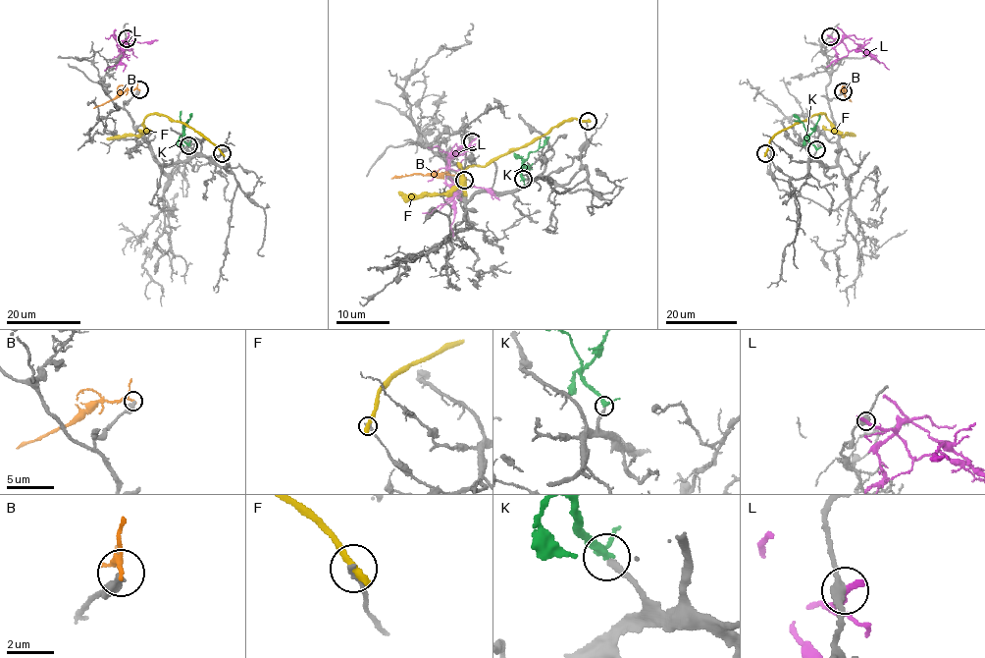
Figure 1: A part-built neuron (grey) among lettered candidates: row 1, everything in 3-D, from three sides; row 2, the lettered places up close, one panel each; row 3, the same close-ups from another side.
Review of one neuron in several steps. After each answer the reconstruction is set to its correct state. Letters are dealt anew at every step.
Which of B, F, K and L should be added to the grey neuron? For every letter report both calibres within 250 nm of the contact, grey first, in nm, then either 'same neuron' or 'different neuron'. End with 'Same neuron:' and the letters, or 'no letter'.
B: calibres 400 and 170 nm; different neuron
F: calibres 220 and 420 nm; different neuron
K: calibres 240 and 280 nm; same neuron
L: calibres 400 and 240 nm; different neuron
Same neuron: K

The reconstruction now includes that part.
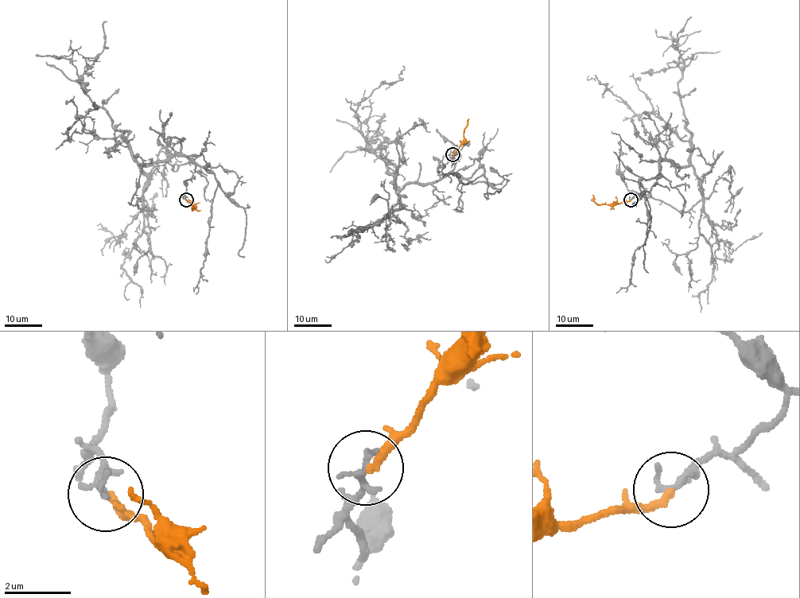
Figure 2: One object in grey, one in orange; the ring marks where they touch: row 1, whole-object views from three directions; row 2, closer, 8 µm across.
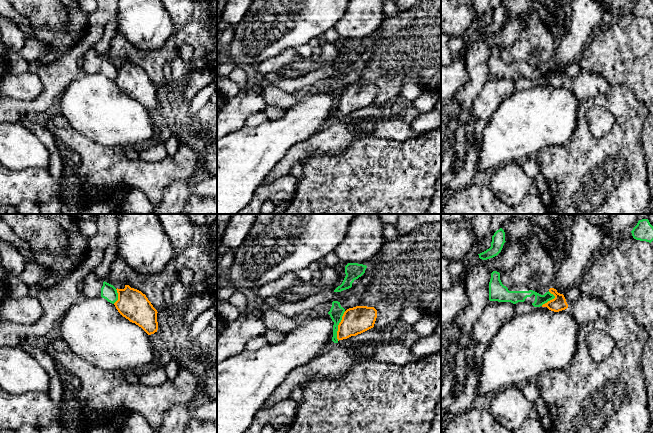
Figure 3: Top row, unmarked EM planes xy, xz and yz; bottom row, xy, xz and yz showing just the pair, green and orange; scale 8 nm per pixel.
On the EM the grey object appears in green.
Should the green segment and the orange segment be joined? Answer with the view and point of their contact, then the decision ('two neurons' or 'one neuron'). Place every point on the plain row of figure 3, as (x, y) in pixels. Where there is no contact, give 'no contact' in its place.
contact xz (337, 102); two neurons

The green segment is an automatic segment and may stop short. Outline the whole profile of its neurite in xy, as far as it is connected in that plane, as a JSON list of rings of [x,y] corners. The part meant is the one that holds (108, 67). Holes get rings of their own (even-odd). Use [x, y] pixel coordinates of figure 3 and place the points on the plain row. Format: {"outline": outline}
{"outline": [[[104,57],[101,64],[101,73],[114,80],[118,76],[118,69],[116,64]]]}

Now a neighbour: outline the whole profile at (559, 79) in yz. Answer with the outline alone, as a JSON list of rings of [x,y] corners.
[[[571,0],[571,14],[567,17],[566,27],[557,38],[556,52],[549,65],[554,75],[543,80],[549,86],[559,88],[568,84],[565,67],[577,61],[592,36],[593,28],[602,22],[603,14],[608,11],[624,11],[637,0],[609,0],[608,3],[593,0]]]

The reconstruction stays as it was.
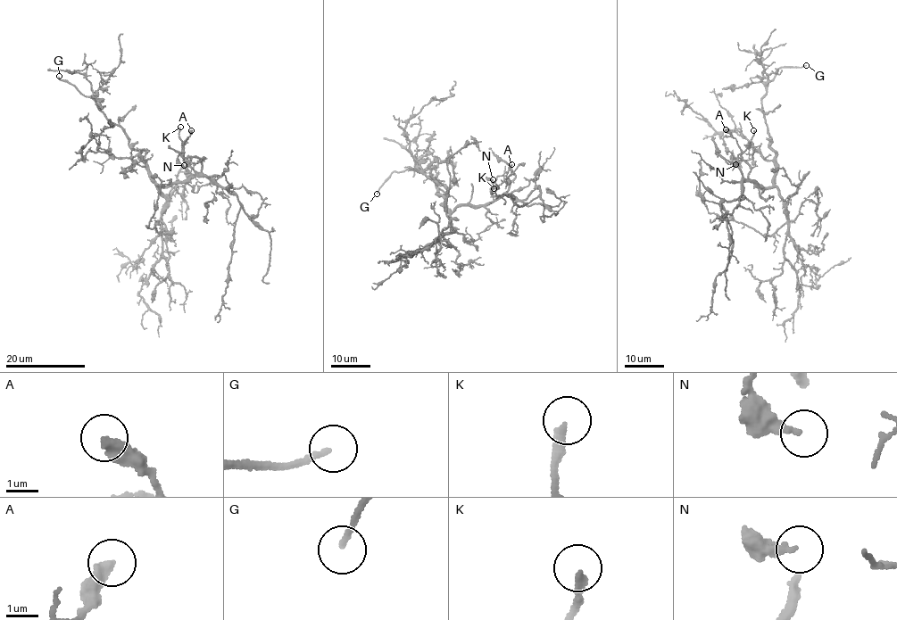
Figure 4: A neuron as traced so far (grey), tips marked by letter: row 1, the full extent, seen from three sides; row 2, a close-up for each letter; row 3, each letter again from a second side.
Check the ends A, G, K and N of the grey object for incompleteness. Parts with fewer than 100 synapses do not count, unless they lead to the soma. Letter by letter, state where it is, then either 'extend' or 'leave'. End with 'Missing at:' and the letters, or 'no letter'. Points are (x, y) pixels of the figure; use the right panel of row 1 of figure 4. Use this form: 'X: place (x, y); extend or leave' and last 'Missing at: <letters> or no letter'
A: place (726, 129); leave
G: place (806, 65); extend
K: place (753, 130); leave
N: place (735, 164); leave
Missing at: G

